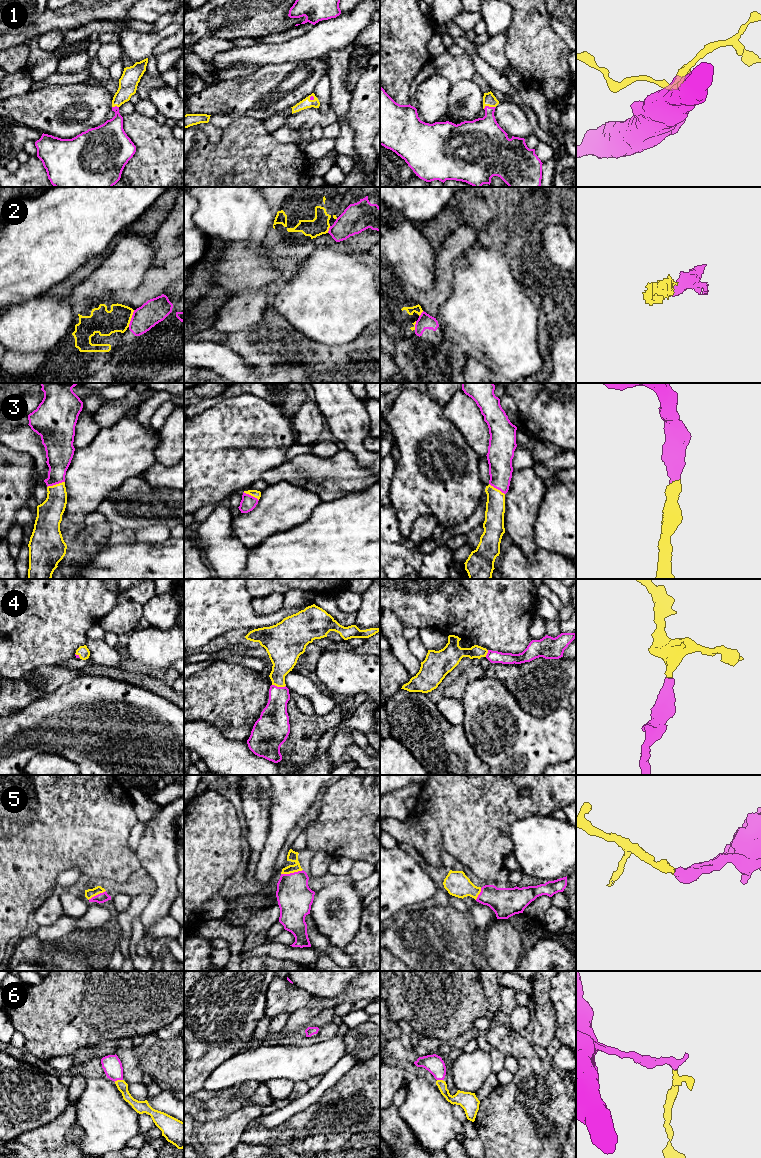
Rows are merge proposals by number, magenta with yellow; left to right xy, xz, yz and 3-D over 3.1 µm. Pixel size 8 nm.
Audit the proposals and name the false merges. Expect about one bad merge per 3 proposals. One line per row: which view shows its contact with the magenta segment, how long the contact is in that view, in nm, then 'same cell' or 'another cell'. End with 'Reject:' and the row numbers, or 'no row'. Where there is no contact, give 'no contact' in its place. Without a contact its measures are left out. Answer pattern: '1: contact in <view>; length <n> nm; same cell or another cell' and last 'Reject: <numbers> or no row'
1: contact in yz; length 110 nm; same cell
2: contact in xy; length 140 nm; another cell
3: contact in xy; length 150 nm; same cell
4: contact in xz; length 110 nm; same cell
5: contact in xz; length 180 nm; same cell
6: contact in xy; length 70 nm; same cell
Reject: 2

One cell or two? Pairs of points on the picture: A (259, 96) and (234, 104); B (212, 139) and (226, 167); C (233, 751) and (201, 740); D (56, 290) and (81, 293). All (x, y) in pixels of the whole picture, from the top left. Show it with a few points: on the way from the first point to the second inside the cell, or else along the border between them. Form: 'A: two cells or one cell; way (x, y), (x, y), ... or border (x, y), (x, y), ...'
A: one cell; way (253, 96), (240, 98)
B: two cells; border (223, 129), (223, 135), (217, 143), (206, 145)
C: one cell; way (225, 751), (216, 751), (209, 744)
D: two cells; border (88, 276), (64, 297)

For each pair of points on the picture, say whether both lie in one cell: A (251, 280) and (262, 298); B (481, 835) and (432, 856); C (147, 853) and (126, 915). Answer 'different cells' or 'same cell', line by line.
A: different cells
B: same cell
C: different cells

